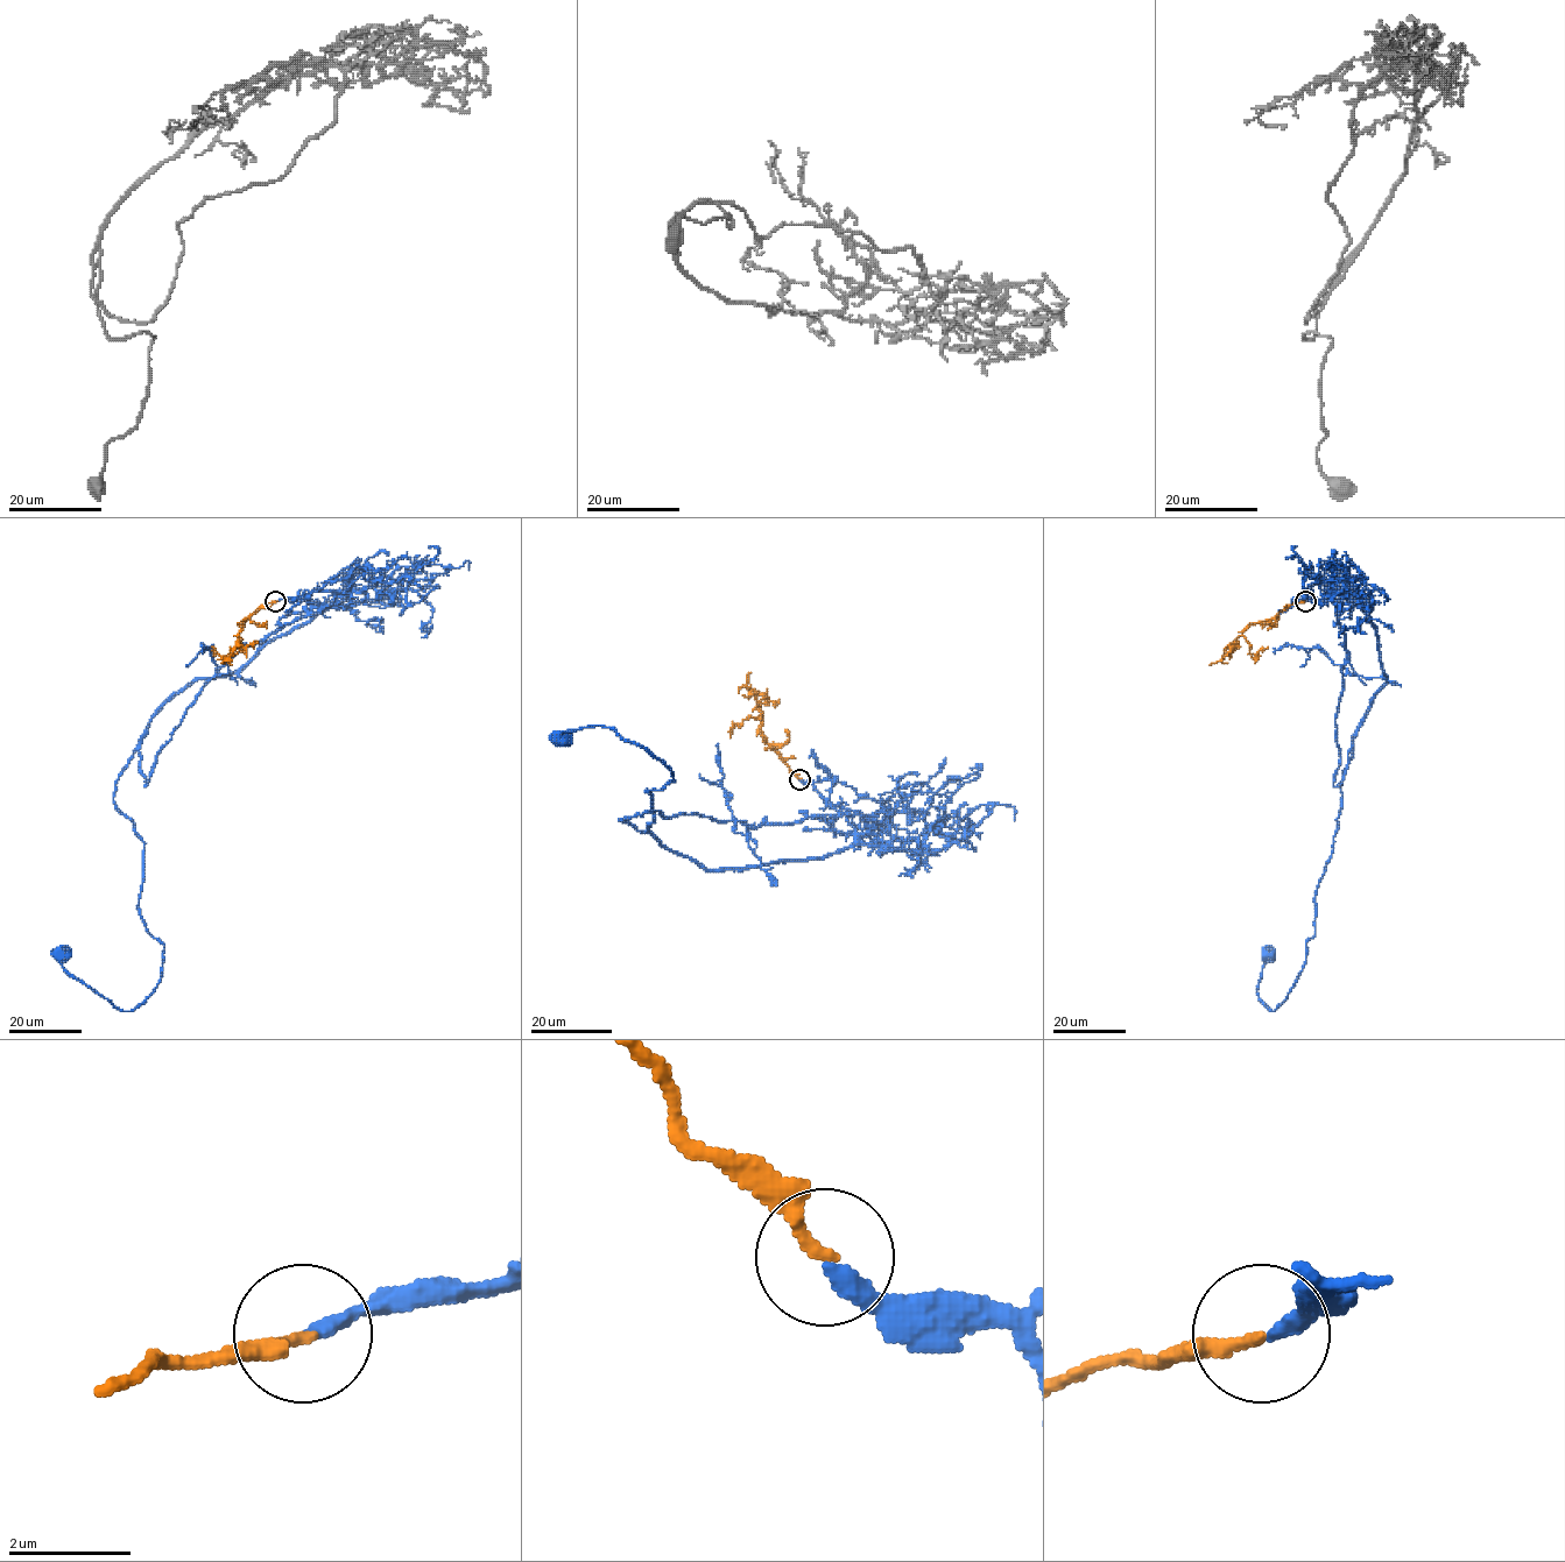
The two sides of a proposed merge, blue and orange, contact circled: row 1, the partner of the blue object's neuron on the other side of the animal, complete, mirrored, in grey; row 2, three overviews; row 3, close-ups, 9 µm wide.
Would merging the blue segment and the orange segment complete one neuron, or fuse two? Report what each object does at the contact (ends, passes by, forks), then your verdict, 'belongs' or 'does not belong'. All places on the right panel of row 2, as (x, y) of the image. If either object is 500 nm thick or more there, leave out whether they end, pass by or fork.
blue ends | orange ends | belongs

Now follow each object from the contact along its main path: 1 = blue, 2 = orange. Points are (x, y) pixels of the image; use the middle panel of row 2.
1: (799, 779), (844, 815), (850, 847), (705, 870), (619, 820), (654, 810), (664, 764), (611, 728), (563, 737)
2: (799, 778), (765, 742), (758, 708), (760, 715), (733, 726), (730, 737)

